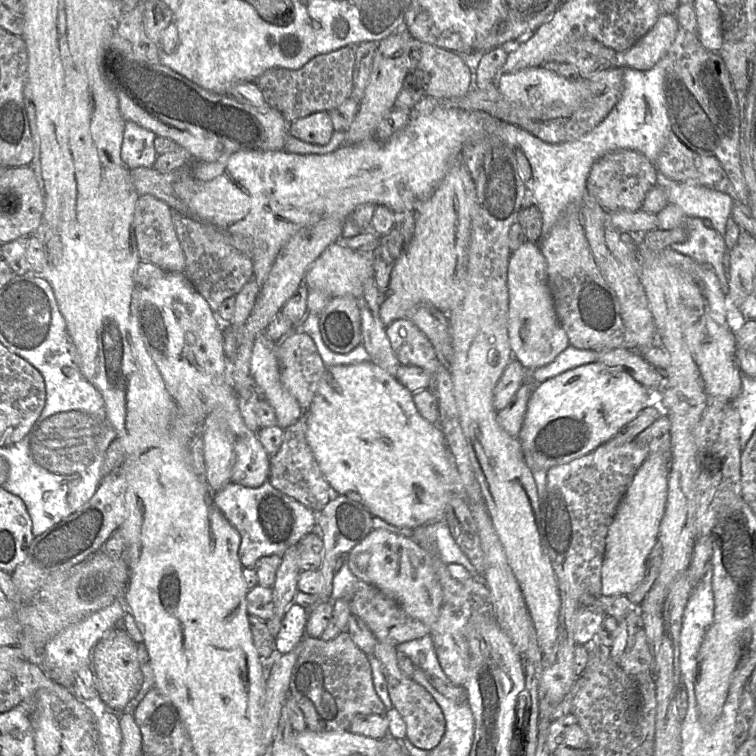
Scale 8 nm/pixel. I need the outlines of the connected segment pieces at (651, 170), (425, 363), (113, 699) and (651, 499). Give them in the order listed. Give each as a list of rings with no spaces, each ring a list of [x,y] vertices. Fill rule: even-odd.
[[[618,149],[601,156],[591,167],[587,194],[609,212],[641,209],[647,193],[656,185],[657,169],[642,153]]]
[[[398,319],[386,327],[386,336],[401,365],[435,373],[440,365],[433,344],[410,320]]]
[[[113,628],[109,630],[96,644],[91,655],[91,670],[97,692],[101,701],[112,711],[120,714],[130,710],[131,702],[136,698],[143,684],[143,673],[141,671],[137,644],[126,632]]]
[[[652,453],[629,484],[606,537],[601,568],[601,594],[627,596],[642,581],[647,557],[658,540],[667,500],[668,474],[668,453]]]

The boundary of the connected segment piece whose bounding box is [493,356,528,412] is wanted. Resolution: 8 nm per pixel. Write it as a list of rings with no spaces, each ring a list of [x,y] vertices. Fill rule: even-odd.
[[[513,356],[494,389],[493,405],[497,412],[507,406],[519,387],[525,382],[527,371]]]

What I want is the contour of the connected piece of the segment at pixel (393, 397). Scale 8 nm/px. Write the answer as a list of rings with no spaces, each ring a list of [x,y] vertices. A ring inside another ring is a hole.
[[[371,361],[350,365],[326,367],[317,386],[307,414],[307,442],[318,462],[320,470],[332,489],[332,493],[345,495],[363,504],[372,516],[377,516],[387,523],[399,528],[415,529],[427,524],[443,521],[445,512],[454,493],[462,494],[461,478],[456,461],[450,452],[440,426],[429,422],[419,413],[413,400],[413,393],[401,384],[396,377]]]

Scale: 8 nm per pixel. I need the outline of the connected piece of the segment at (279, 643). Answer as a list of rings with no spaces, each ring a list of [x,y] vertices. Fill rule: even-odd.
[[[297,603],[288,606],[274,641],[276,655],[290,652],[304,639],[308,612]]]

